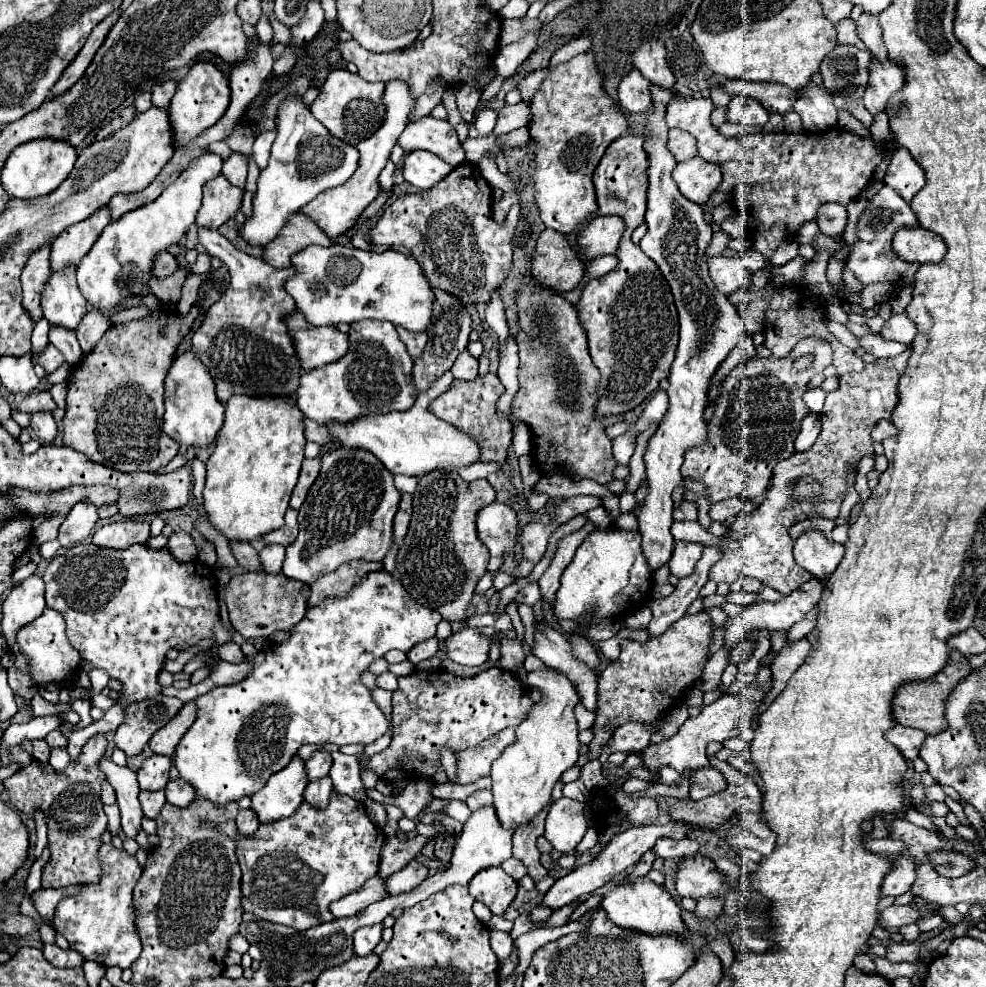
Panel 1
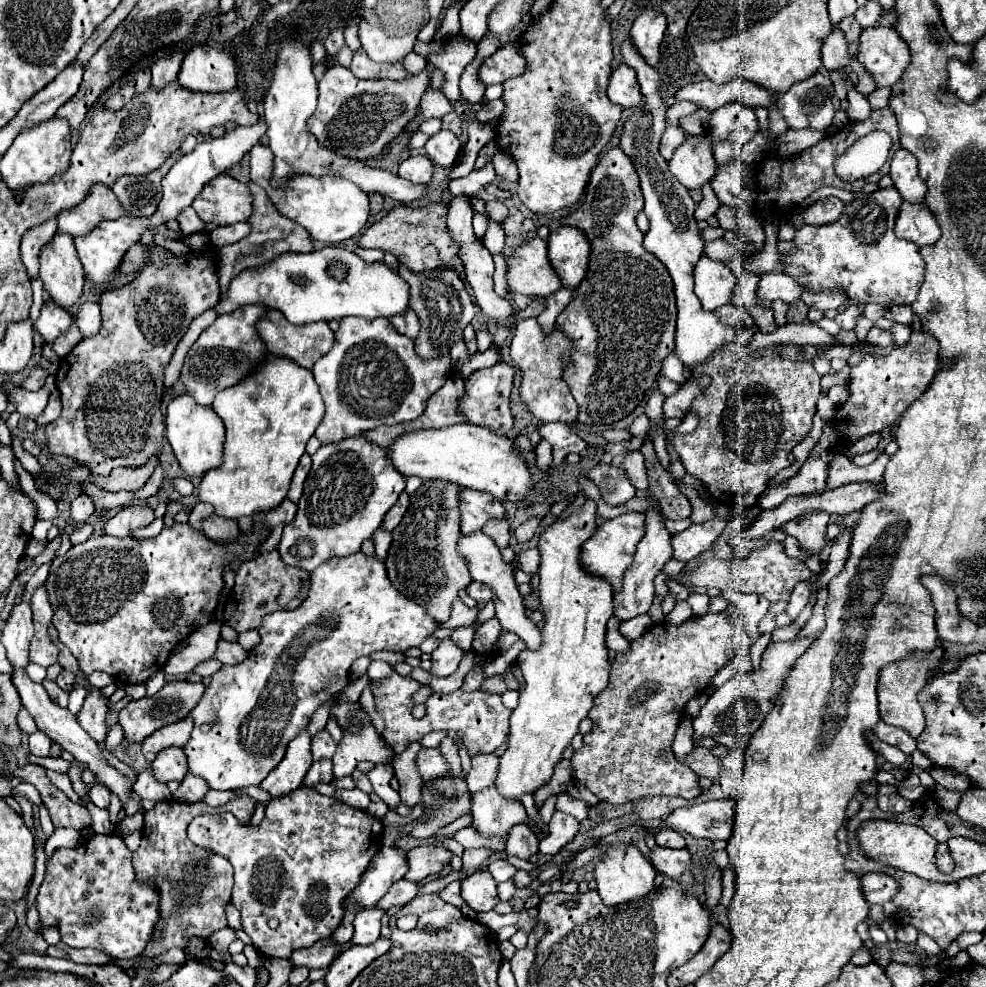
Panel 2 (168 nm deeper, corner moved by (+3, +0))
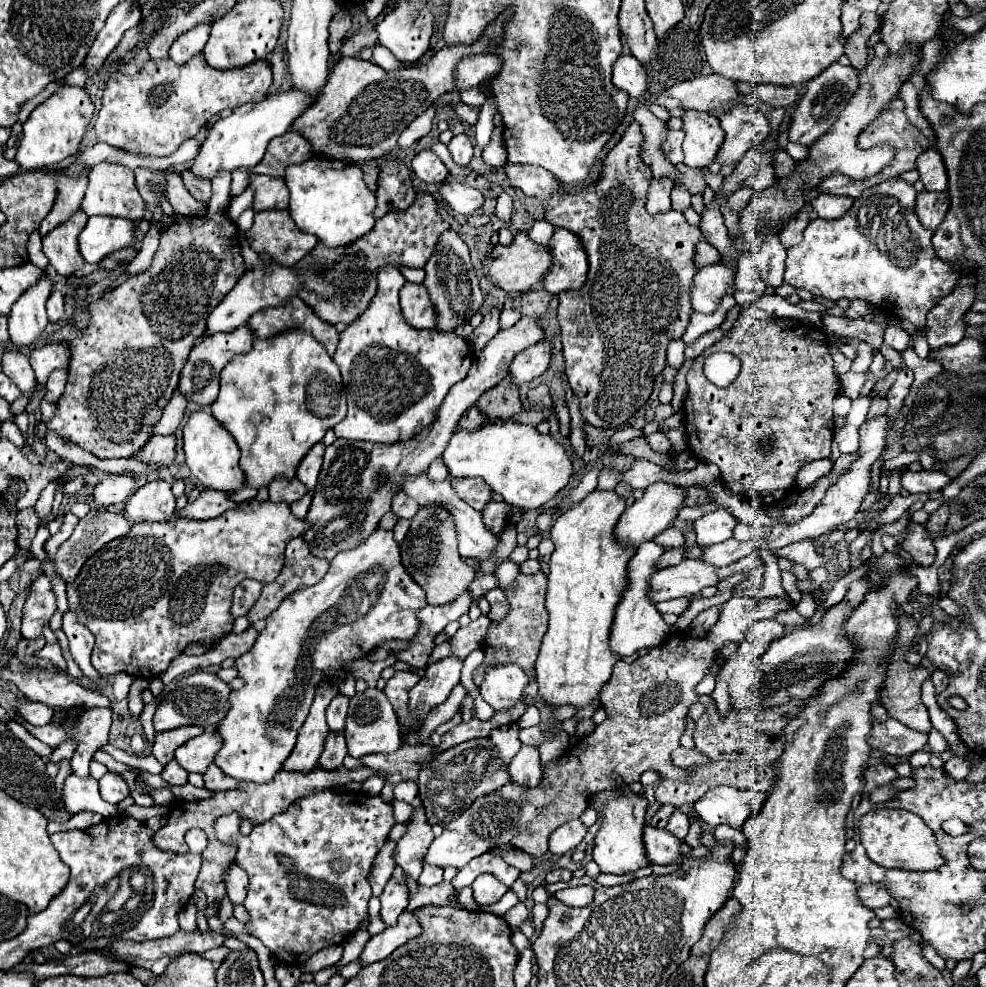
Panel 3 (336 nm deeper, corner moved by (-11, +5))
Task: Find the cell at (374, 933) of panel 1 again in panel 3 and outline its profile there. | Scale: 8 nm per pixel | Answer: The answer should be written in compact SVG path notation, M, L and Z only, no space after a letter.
M390 878L380 894L380 902L382 902L382 910L380 910L380 916L384 920L386 926L392 926L398 916L406 910L408 906L408 900L410 900L410 890L408 886L404 886L402 882Z

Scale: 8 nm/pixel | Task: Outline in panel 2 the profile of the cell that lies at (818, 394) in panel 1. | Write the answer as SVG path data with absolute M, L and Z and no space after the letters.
M822 393L822 395L818 397L816 409L818 409L818 415L822 417L822 421L830 421L830 419L832 419L832 415L834 415L836 405L830 401L830 397L828 397L828 395L824 395L824 393Z

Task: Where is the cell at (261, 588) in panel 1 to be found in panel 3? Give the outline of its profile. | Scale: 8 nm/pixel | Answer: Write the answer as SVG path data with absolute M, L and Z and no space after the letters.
M302 536L292 538L286 546L286 562L280 576L272 584L266 584L262 588L258 602L250 608L246 618L252 624L256 620L268 618L278 608L282 598L286 598L298 588L306 588L310 584L320 582L328 570L328 564L330 564L328 560L310 554L308 544Z

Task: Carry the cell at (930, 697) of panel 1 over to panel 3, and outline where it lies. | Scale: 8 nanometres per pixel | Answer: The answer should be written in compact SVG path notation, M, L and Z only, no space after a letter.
M892 660L888 662L886 668L886 682L880 688L880 702L886 708L890 718L900 720L902 724L906 724L912 730L918 732L930 732L932 724L930 724L930 716L926 706L922 704L922 682L928 678L928 670L924 666L910 666L906 660Z

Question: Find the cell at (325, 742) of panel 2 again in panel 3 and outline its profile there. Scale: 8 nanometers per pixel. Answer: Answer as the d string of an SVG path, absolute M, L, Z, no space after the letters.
M336 694L334 700L330 702L330 706L326 710L326 718L328 718L328 726L330 726L332 732L342 732L344 730L348 702L350 702L350 698L344 696L344 694Z

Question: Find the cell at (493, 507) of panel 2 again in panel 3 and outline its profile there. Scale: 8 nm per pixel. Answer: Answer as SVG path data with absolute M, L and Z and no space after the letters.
M450 478L454 492L468 502L474 510L482 510L486 502L490 502L490 486L482 482L482 478Z

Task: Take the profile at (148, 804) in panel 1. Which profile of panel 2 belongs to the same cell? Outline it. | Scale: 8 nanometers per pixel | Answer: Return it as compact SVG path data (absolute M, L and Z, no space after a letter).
M146 769L138 775L136 783L134 783L134 791L142 797L142 799L148 799L148 801L170 801L172 795L170 795L170 789L166 787L166 783L160 783L154 779L152 771Z

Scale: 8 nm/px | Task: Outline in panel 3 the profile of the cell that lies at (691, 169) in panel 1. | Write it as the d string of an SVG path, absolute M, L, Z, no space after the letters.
M686 110L682 114L682 130L686 134L682 150L684 150L684 164L692 166L692 168L704 168L708 166L716 154L718 154L718 146L722 146L722 138L724 138L724 130L720 128L720 120L708 112L696 112L696 110Z

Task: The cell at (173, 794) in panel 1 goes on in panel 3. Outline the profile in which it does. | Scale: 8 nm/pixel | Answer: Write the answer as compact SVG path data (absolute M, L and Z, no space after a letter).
M210 764L210 766L208 766L208 770L204 772L204 782L206 782L206 788L212 790L212 792L232 790L234 786L238 786L238 780L226 776L216 764Z

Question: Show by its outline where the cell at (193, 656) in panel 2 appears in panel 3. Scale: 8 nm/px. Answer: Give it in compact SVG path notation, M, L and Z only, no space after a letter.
M246 580L246 582L240 582L234 590L234 604L232 604L232 616L238 618L238 616L244 616L252 606L254 602L258 600L260 596L260 590L262 590L262 584L258 580Z

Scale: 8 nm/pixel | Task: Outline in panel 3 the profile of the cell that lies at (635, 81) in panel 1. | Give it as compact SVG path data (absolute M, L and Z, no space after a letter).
M620 56L612 66L612 82L616 88L638 98L646 92L646 70L634 56Z

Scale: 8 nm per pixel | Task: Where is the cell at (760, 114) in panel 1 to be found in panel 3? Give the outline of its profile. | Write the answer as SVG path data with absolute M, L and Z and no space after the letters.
M740 104L720 118L722 130L726 132L724 144L718 150L716 160L722 166L734 166L742 160L746 150L762 144L770 134L770 124L764 114L756 112L748 104Z

